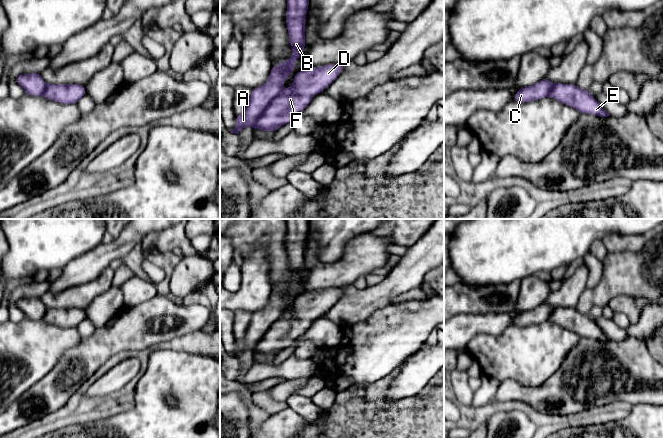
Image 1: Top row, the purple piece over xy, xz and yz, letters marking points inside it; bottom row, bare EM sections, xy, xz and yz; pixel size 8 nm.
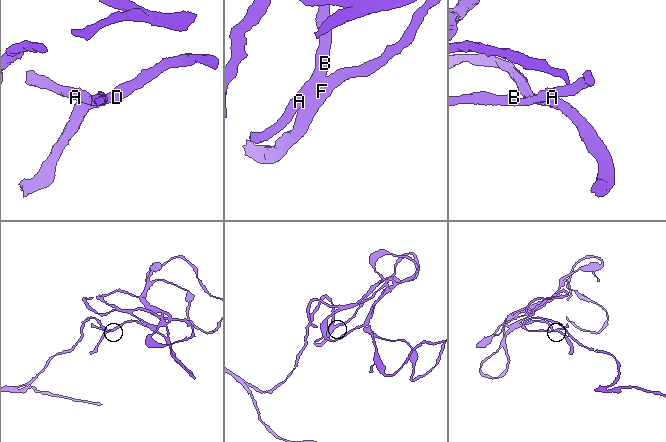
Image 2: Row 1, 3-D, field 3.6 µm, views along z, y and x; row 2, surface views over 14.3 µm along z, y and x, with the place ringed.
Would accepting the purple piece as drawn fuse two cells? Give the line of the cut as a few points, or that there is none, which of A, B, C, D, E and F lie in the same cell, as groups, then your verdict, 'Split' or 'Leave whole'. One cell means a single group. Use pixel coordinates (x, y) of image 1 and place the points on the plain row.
No split. Groups: A B C D E F. Leave whole

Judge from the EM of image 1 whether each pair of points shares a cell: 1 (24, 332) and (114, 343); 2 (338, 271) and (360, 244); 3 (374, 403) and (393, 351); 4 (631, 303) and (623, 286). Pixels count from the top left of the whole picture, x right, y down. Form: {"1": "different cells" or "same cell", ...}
{"1": "different cells", "2": "same cell", "3": "different cells", "4": "different cells"}

